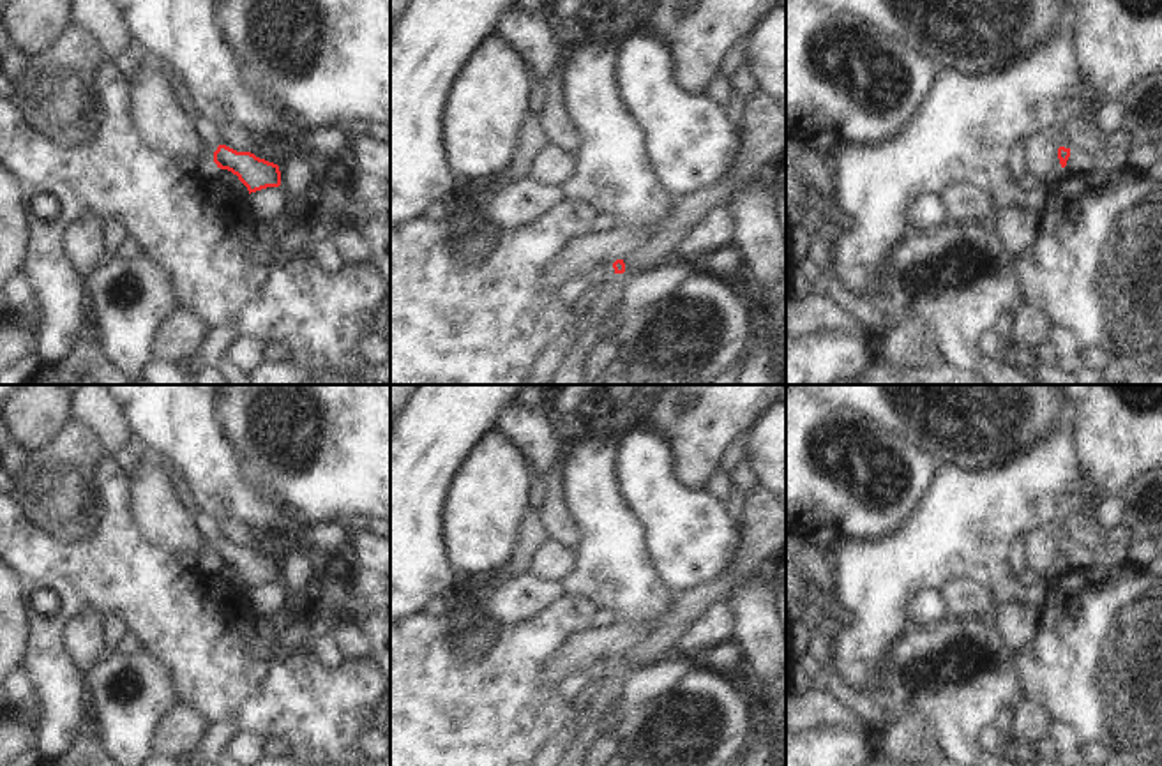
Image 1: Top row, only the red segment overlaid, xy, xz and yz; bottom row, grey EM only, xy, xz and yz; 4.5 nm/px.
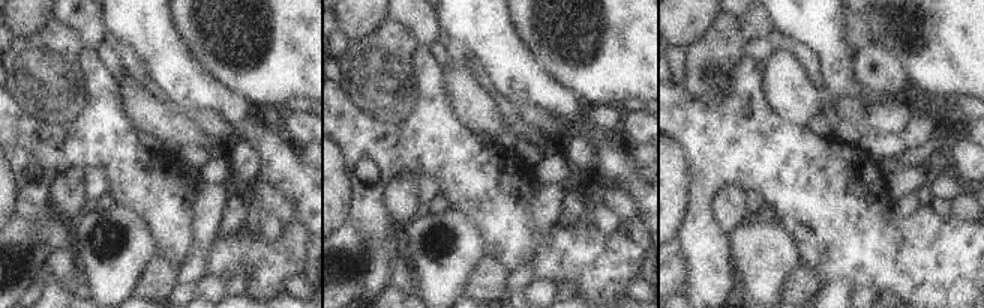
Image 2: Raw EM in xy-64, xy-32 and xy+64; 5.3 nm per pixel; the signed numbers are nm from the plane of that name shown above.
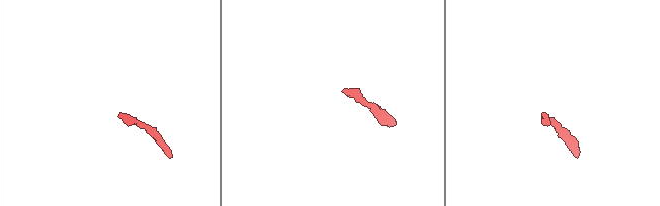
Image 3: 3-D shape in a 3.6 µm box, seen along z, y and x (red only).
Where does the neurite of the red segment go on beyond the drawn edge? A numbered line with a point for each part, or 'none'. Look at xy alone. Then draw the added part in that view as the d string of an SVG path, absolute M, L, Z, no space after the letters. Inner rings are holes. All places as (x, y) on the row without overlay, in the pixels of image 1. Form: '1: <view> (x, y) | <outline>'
1: xy (209, 526) | M198 514L196 515L196 526L201 531L205 542L214 551L219 540L223 540L219 522L208 515Z

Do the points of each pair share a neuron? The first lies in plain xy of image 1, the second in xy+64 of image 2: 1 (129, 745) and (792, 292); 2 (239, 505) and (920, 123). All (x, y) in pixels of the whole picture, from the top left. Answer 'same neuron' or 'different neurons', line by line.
1: different neurons
2: different neurons

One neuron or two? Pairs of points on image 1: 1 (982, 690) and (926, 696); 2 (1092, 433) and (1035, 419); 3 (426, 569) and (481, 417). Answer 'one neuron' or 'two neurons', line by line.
1: one neuron
2: two neurons
3: one neuron

